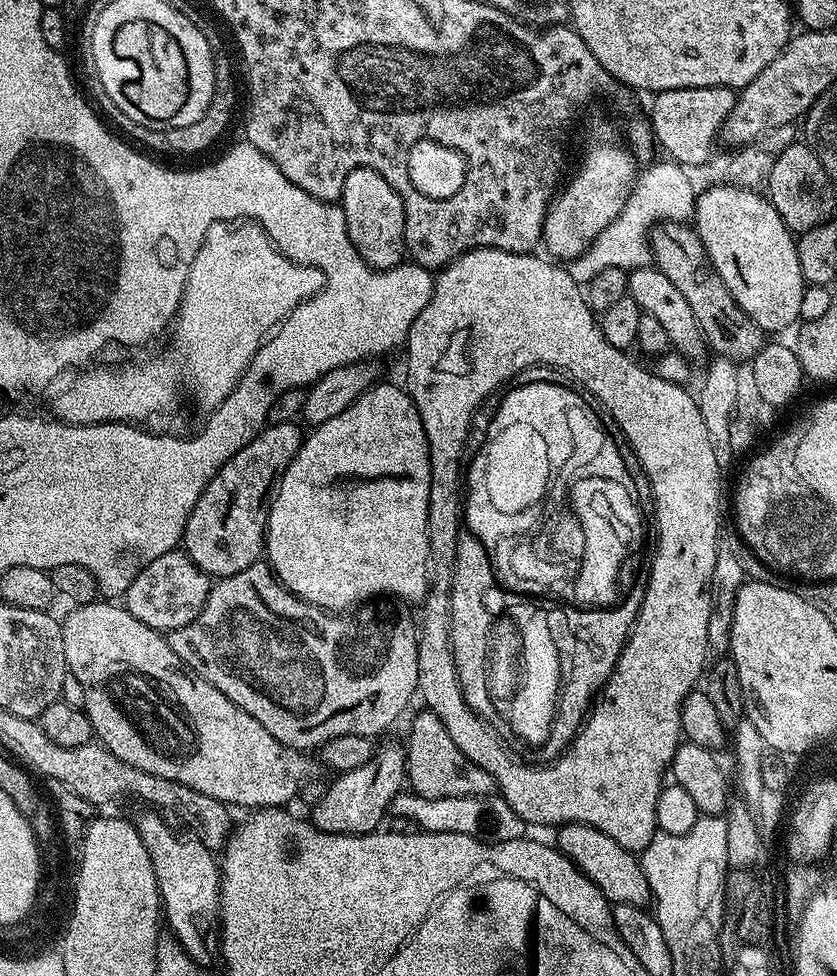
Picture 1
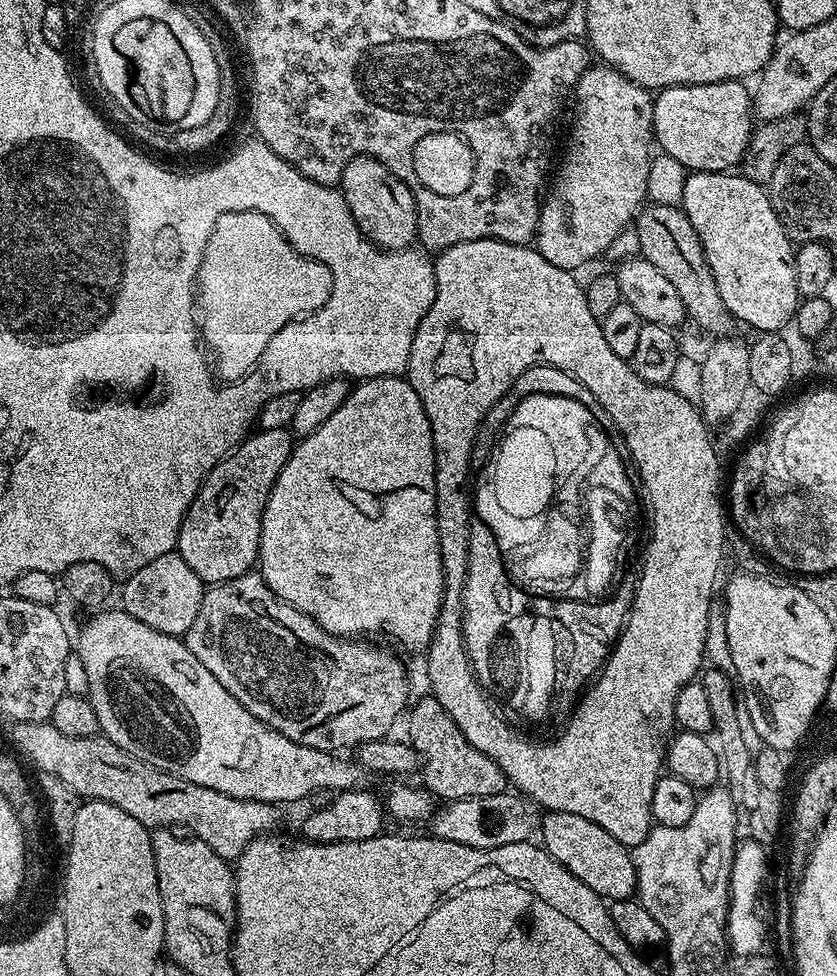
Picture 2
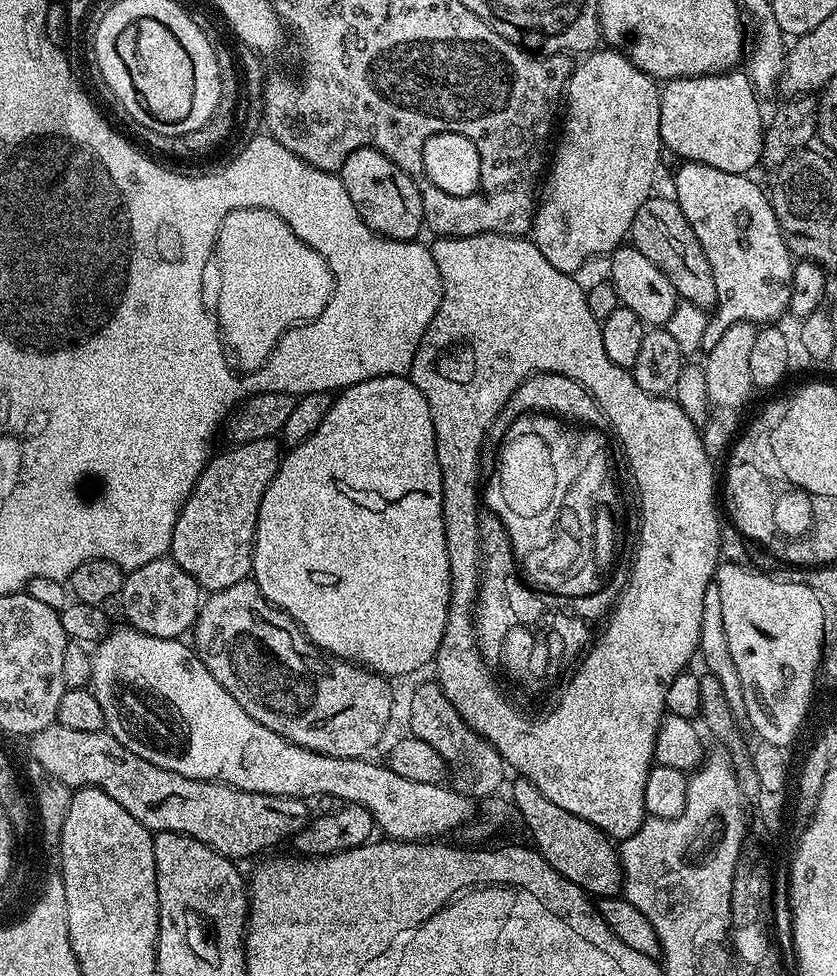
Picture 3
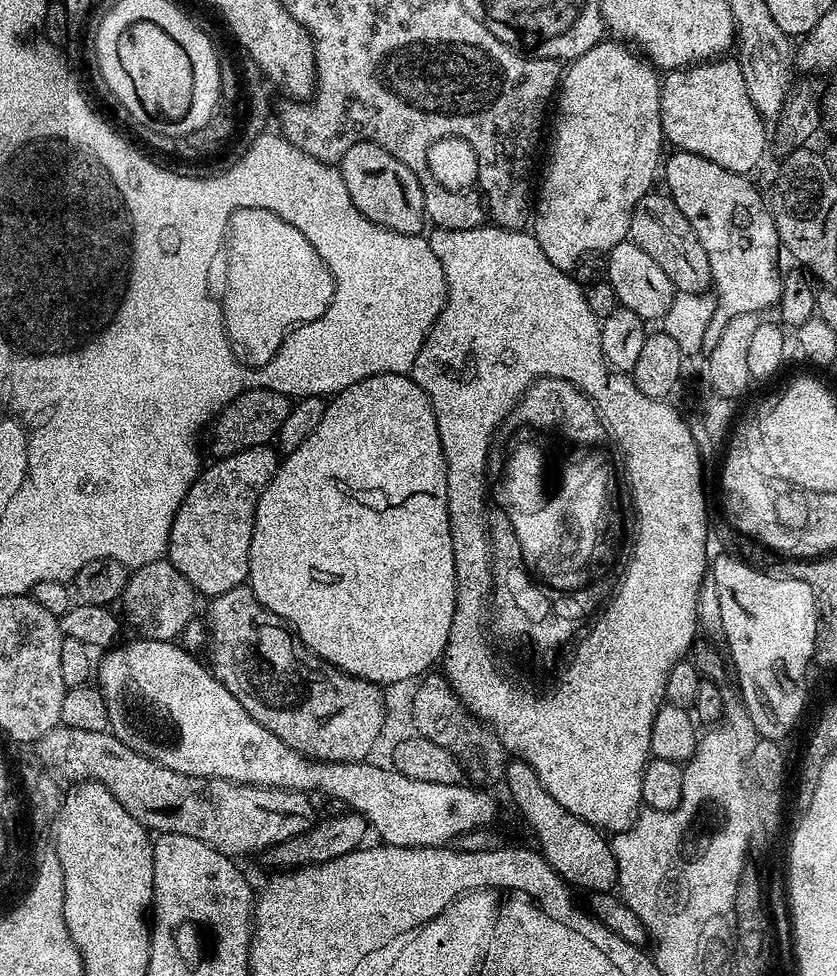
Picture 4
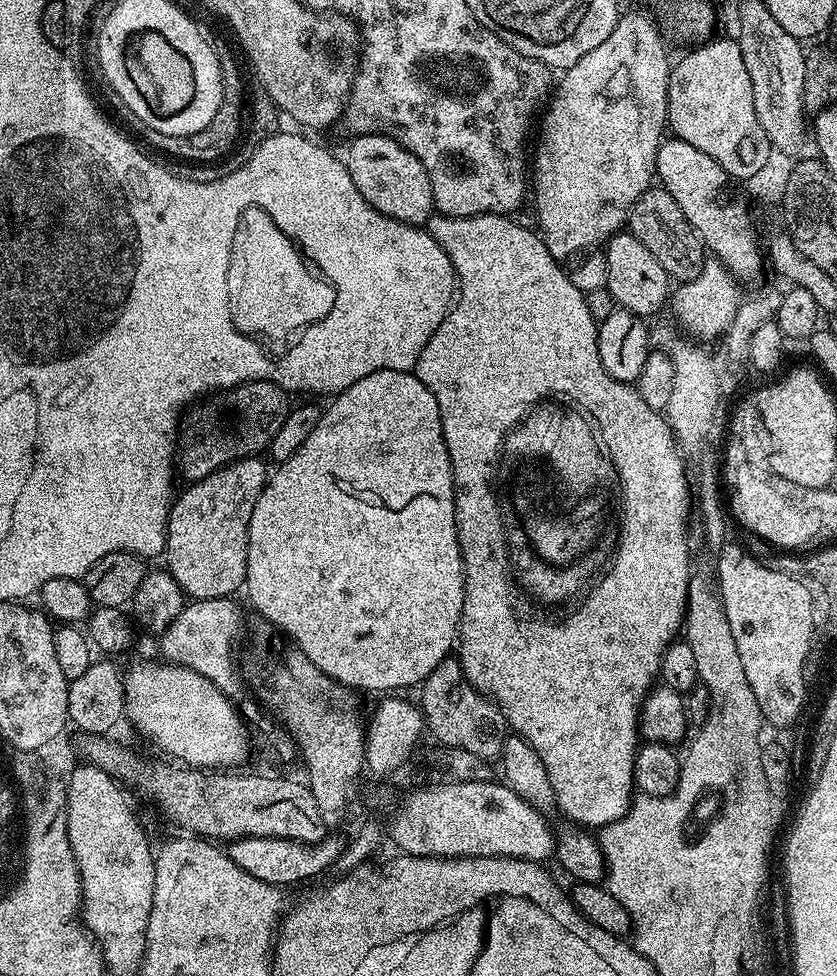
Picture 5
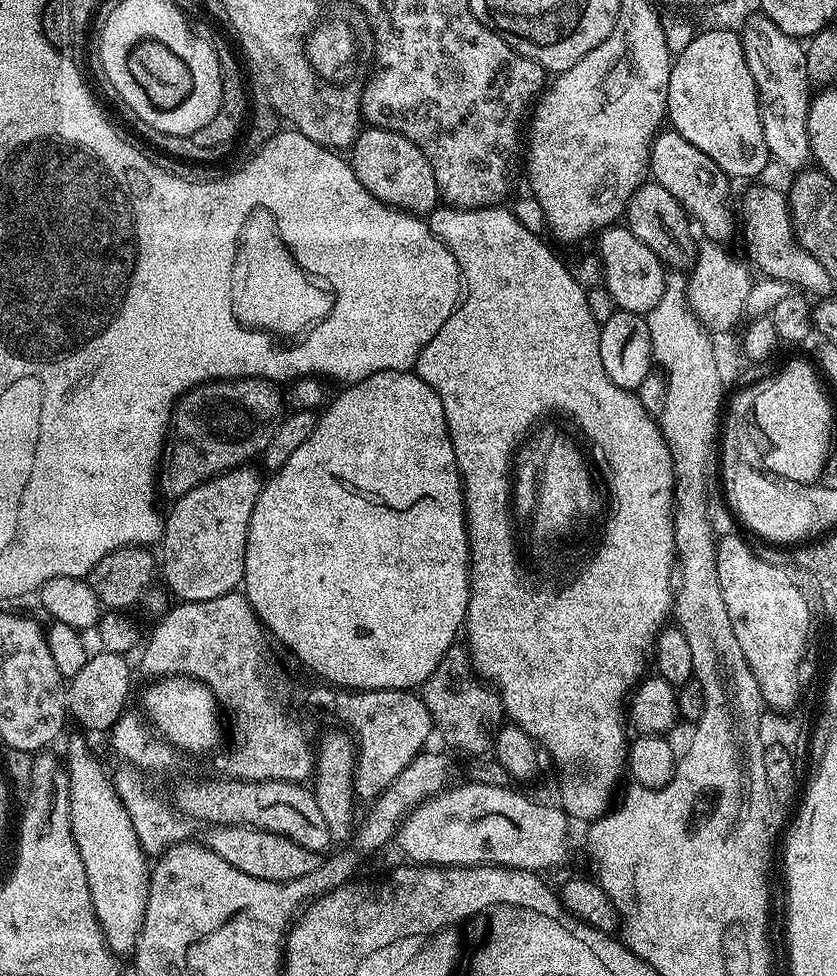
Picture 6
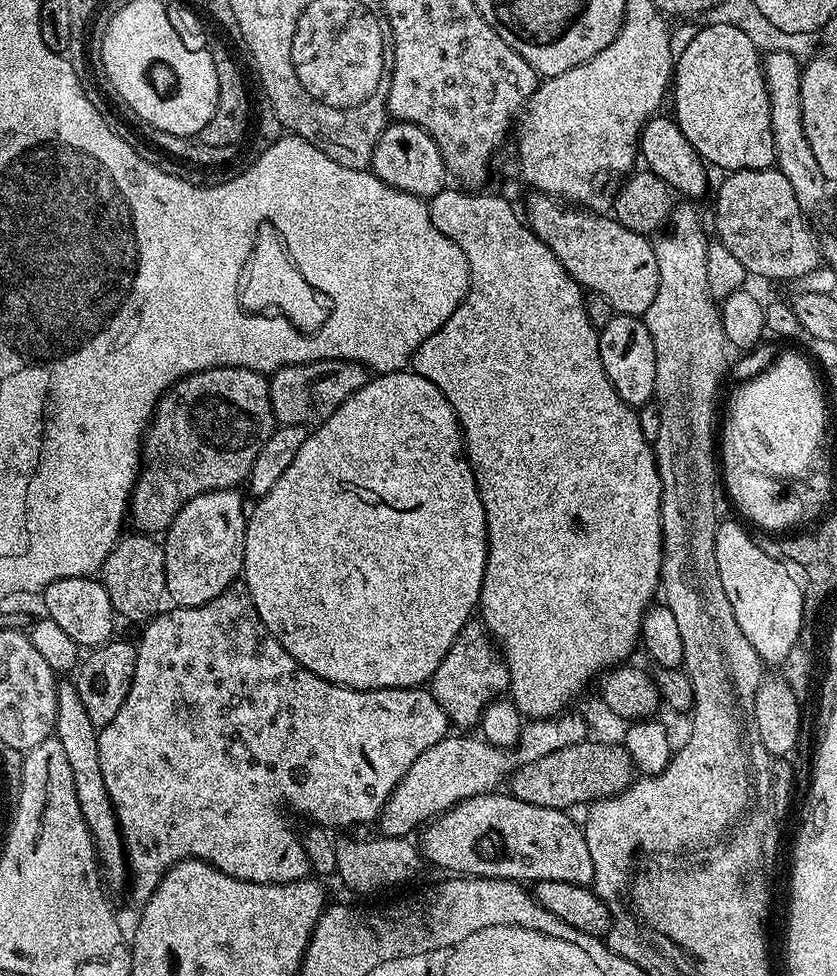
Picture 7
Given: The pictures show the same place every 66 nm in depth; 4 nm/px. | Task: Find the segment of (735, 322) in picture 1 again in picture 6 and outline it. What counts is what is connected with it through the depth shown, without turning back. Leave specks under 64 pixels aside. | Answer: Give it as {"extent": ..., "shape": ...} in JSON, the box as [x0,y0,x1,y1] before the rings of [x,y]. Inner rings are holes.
{"extent":[626,182,697,268],"shape":[[[645,182],[640,189],[630,198],[628,211],[626,213],[626,227],[660,260],[661,264],[676,268],[691,265],[696,258],[697,241],[692,241],[692,232],[688,229],[690,217],[684,211],[684,207],[666,190],[661,184]]]}

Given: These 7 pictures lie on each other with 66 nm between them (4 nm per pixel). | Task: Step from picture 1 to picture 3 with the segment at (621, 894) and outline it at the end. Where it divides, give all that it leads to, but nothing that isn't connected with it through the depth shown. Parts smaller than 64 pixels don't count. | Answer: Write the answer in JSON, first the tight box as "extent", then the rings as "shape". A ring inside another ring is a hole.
{"extent":[510,778,624,898],"shape":[[[516,778],[512,784],[510,800],[515,811],[520,811],[520,816],[532,835],[531,843],[535,851],[539,852],[554,870],[558,870],[562,878],[574,882],[593,898],[621,895],[624,887],[624,868],[620,865],[620,853],[611,836],[598,830],[598,826],[586,822],[586,818],[578,818],[578,814],[570,814],[570,810],[554,806],[554,802],[542,795],[538,786],[534,786],[529,780]]]}

